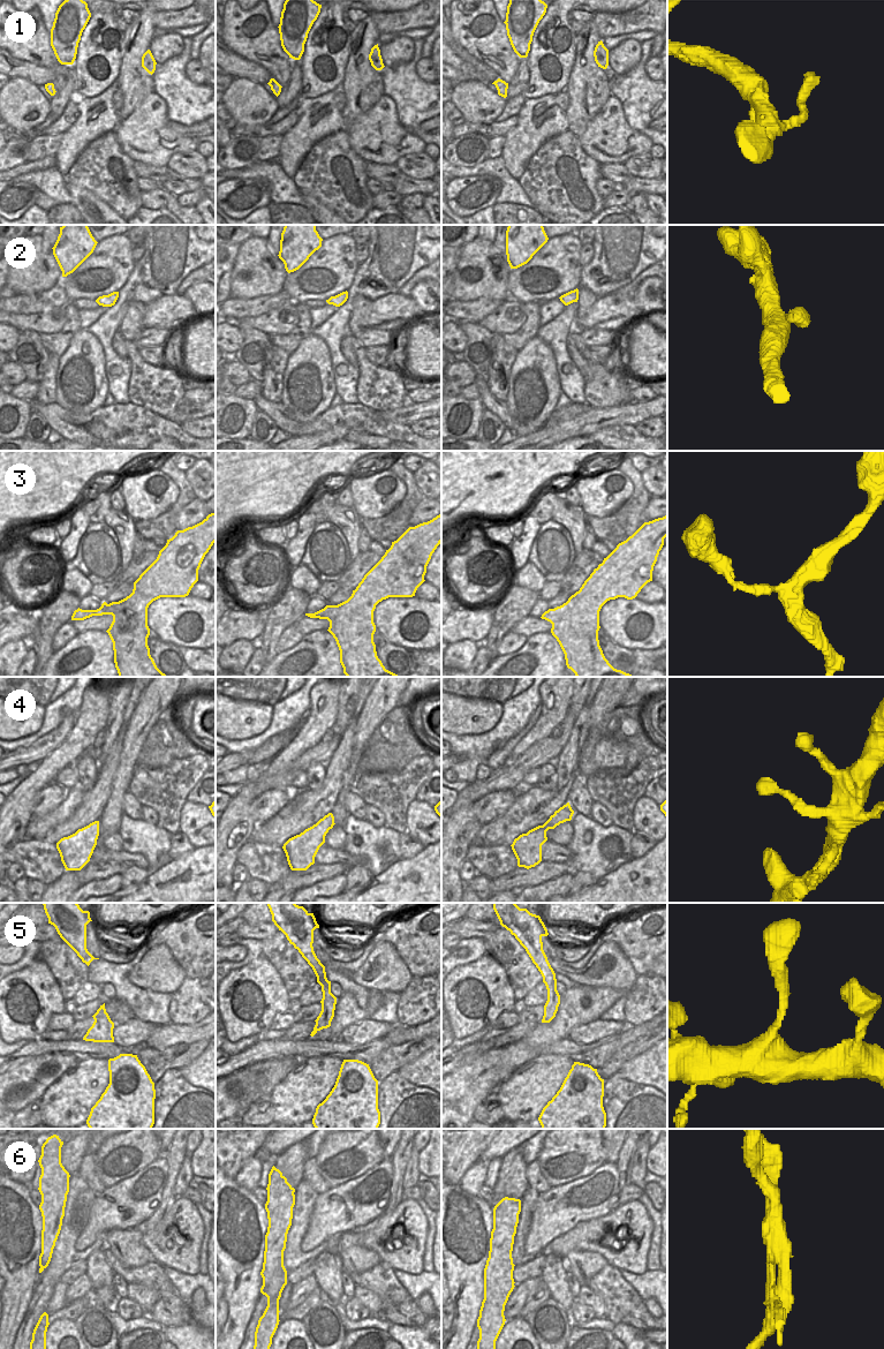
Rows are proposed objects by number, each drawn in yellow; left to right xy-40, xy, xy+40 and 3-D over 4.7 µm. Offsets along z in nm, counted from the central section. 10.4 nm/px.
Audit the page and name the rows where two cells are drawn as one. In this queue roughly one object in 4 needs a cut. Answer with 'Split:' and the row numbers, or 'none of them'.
Split: 6

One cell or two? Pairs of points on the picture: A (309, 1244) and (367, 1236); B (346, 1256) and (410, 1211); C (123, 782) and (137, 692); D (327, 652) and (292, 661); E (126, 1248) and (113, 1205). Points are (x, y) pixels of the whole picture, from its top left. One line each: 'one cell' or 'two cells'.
A: two cells
B: two cells
C: two cells
D: one cell
E: two cells

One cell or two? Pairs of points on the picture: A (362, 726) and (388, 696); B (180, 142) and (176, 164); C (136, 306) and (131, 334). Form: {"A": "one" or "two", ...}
{"A": "one", "B": "two", "C": "one"}

